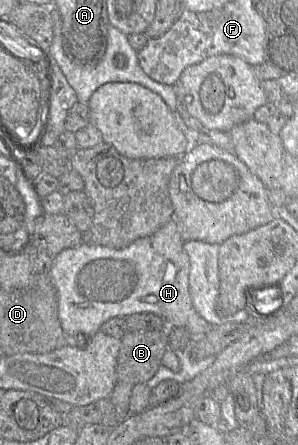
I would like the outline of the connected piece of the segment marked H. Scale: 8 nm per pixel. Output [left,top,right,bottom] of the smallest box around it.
[49,218,214,337]

